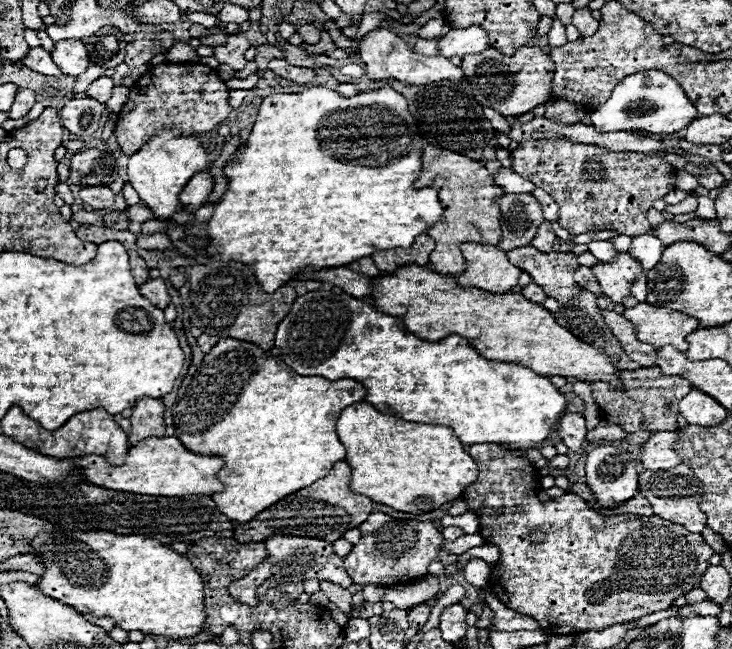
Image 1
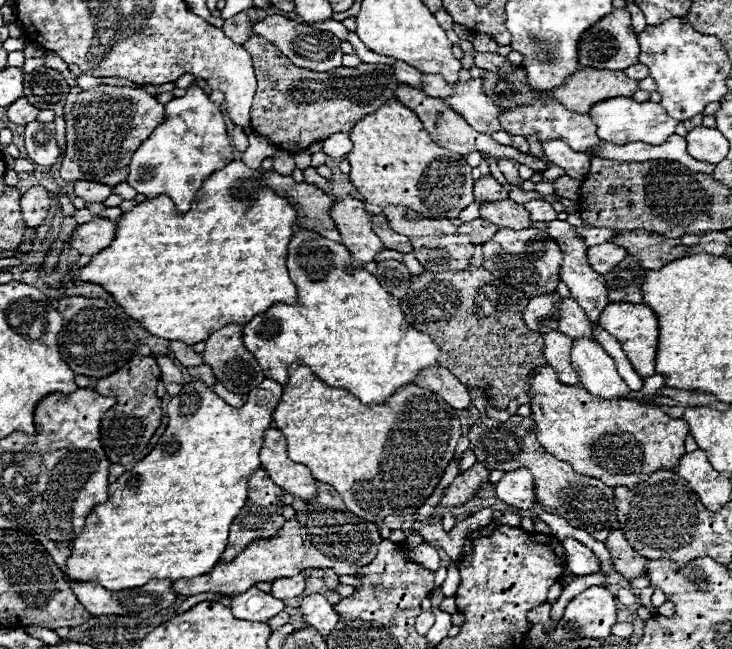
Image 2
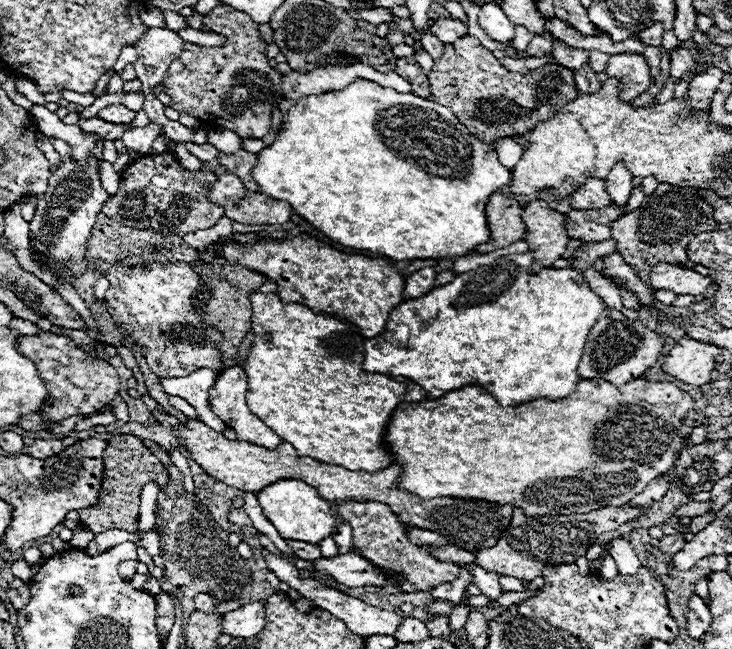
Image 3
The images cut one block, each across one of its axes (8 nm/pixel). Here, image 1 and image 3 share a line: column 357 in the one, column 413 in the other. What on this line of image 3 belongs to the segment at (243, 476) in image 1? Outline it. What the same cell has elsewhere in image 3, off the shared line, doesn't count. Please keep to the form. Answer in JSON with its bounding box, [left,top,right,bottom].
[244,292,428,472]

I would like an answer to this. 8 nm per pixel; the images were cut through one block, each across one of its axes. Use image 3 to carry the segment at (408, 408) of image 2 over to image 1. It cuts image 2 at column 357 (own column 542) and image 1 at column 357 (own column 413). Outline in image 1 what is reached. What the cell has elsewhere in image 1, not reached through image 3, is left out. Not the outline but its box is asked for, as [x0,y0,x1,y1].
[336,402,478,512]

